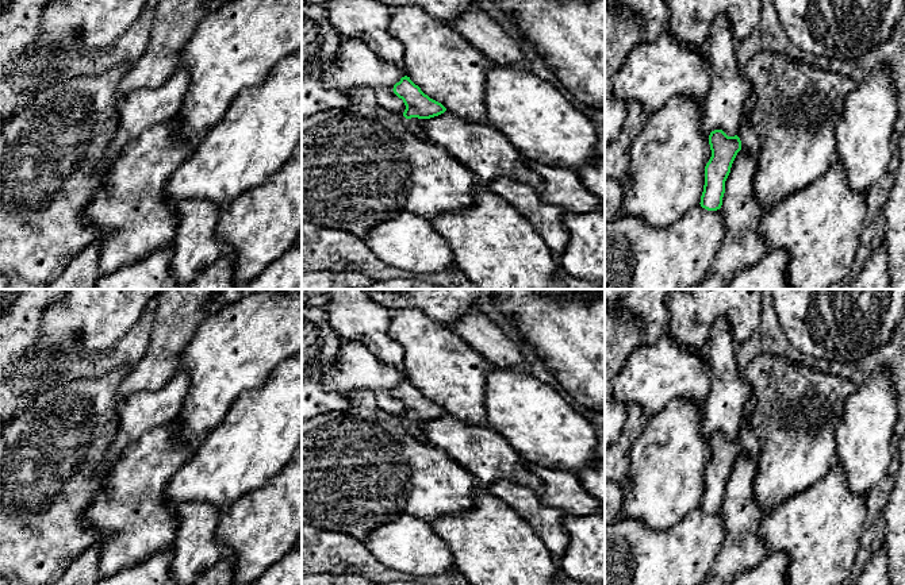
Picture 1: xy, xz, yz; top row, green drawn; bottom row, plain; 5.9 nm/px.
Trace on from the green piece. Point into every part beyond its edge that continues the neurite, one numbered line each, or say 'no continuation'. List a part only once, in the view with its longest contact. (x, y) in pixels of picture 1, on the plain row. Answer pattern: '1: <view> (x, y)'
1: yz (750, 443)

